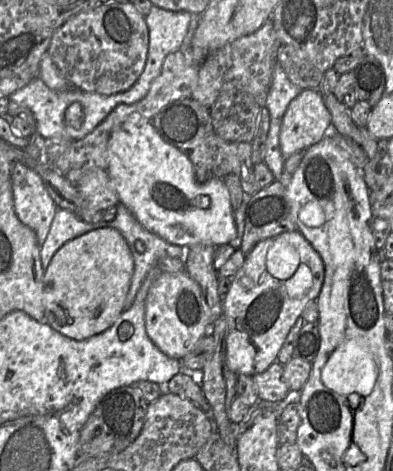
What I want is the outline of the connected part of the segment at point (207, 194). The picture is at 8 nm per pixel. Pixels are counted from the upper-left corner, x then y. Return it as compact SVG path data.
M132 113L125 122L114 128L108 143L108 161L106 171L120 203L126 206L146 229L182 247L197 243L207 243L216 247L236 238L234 211L222 178L199 180L189 158L178 148L165 142L150 120L140 113Z

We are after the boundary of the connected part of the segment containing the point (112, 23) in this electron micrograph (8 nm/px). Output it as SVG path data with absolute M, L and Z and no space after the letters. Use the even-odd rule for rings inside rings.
M116 2L81 12L53 35L47 53L62 76L84 92L112 95L130 89L142 74L149 33L145 17L132 2Z

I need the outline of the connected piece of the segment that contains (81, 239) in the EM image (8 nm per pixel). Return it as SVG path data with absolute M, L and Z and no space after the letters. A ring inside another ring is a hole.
M111 226L86 232L66 242L43 274L44 321L74 340L84 340L108 329L123 311L133 275L127 241Z

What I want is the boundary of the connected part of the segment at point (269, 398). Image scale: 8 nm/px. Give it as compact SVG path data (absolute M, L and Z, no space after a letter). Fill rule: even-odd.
M275 361L264 372L253 376L255 390L264 402L280 402L289 392L284 376L284 365Z

